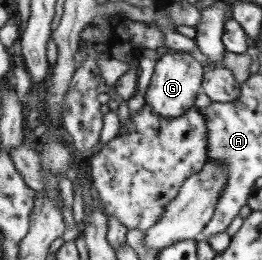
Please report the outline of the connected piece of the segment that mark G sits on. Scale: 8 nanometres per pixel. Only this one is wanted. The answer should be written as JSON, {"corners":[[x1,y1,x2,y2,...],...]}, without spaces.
{"corners":[[171,49,165,50,156,61,145,93,145,104,150,104,154,111,162,117,183,116,185,112,195,108,197,93,201,92,206,71,207,68,201,64,200,56]]}

